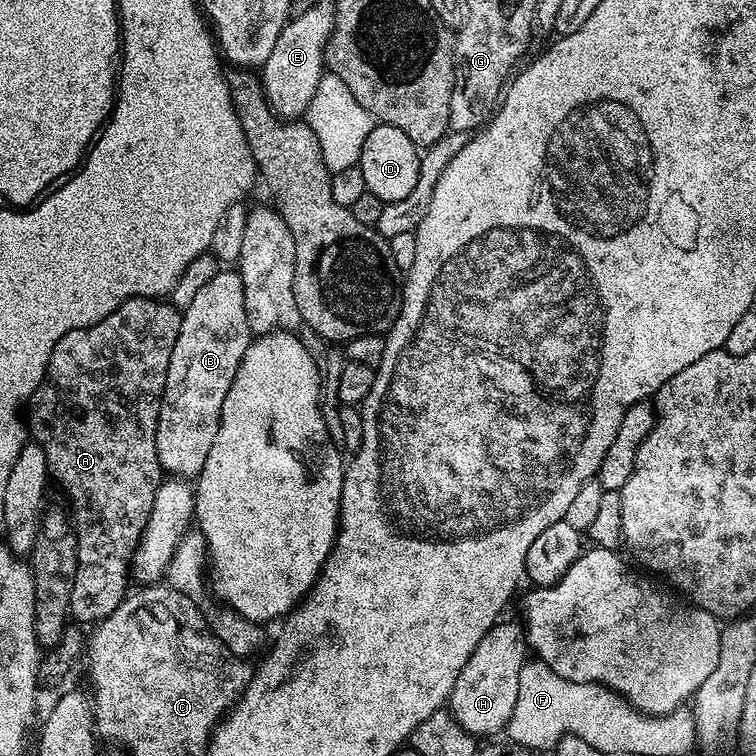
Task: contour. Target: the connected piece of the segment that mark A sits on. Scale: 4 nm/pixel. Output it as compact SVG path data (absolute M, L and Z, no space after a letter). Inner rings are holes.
M137 294L129 296L120 301L109 316L102 318L89 328L79 328L70 330L70 334L63 336L54 346L52 357L48 363L48 372L41 379L40 386L36 390L35 396L30 401L32 408L32 424L30 420L30 432L34 435L35 443L44 447L44 452L48 455L48 463L51 471L58 479L64 483L64 488L68 491L68 496L72 499L70 507L70 519L74 525L76 533L76 573L74 582L70 590L69 613L80 620L93 620L99 622L104 620L124 601L126 591L129 589L130 565L132 556L136 552L136 547L140 545L140 536L144 532L146 522L152 513L154 504L154 494L159 490L162 483L162 469L158 450L156 449L156 420L160 416L160 399L164 397L164 387L166 386L166 370L170 366L170 354L174 354L174 342L178 342L178 330L180 329L181 309L175 308L172 304L167 304L167 299L157 298L152 294ZM84 368L92 372L92 388L84 385Z

